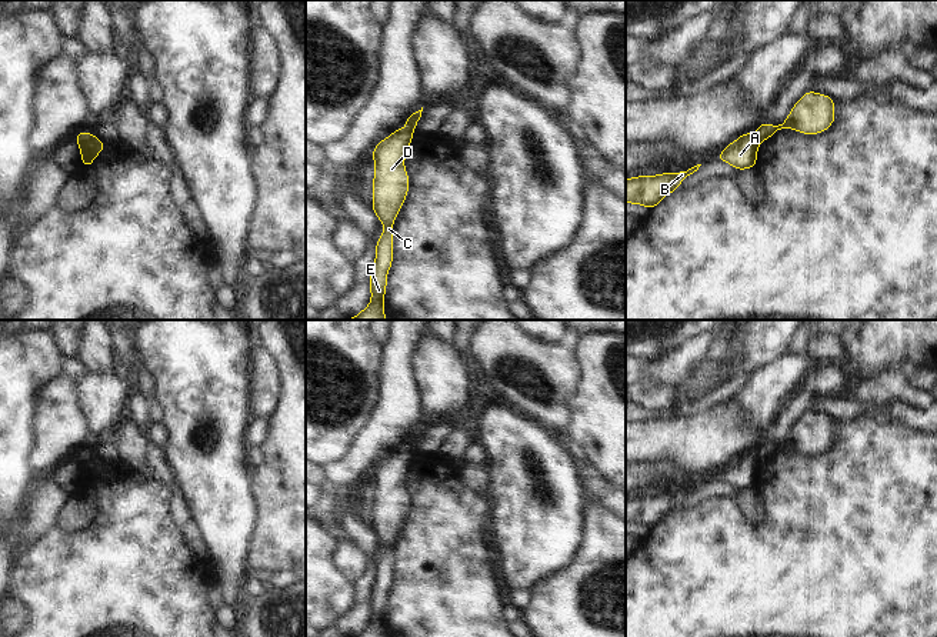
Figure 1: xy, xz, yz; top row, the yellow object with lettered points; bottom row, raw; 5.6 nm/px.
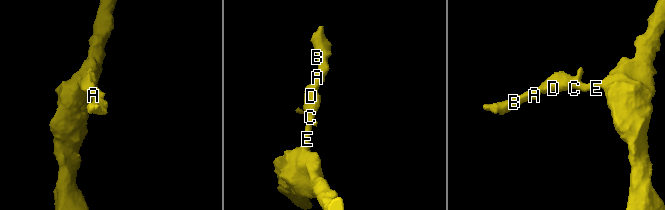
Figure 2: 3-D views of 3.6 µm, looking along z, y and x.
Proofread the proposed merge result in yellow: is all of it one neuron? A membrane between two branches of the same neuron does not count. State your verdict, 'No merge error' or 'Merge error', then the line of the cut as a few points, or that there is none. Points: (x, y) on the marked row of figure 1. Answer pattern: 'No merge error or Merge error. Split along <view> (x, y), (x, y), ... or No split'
Merge error. Split along xy (89, 133), (79, 144).

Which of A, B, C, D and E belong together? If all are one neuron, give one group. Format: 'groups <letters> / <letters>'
groups A B / C D E

